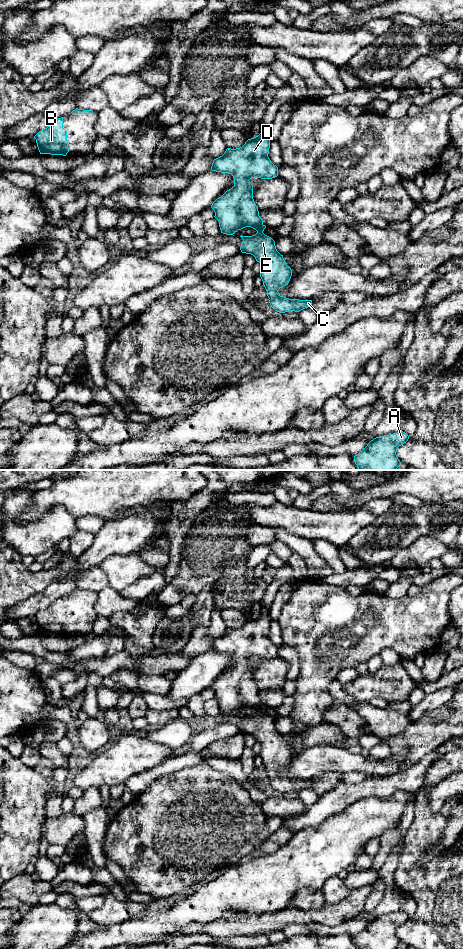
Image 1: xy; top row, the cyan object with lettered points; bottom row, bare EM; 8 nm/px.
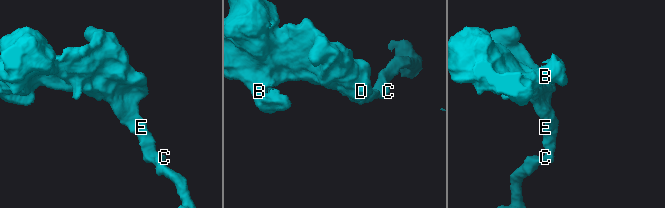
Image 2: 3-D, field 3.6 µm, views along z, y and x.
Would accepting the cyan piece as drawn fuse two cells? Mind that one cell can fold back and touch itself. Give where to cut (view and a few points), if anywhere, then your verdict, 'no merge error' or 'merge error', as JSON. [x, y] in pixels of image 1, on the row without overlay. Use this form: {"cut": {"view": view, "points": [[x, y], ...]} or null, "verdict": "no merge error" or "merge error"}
{"cut": null, "verdict": "no merge error"}

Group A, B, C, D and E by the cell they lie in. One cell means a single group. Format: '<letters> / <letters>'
A B C D E

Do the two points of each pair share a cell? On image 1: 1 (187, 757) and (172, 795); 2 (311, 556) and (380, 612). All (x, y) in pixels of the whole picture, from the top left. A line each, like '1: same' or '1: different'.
1: different
2: different

